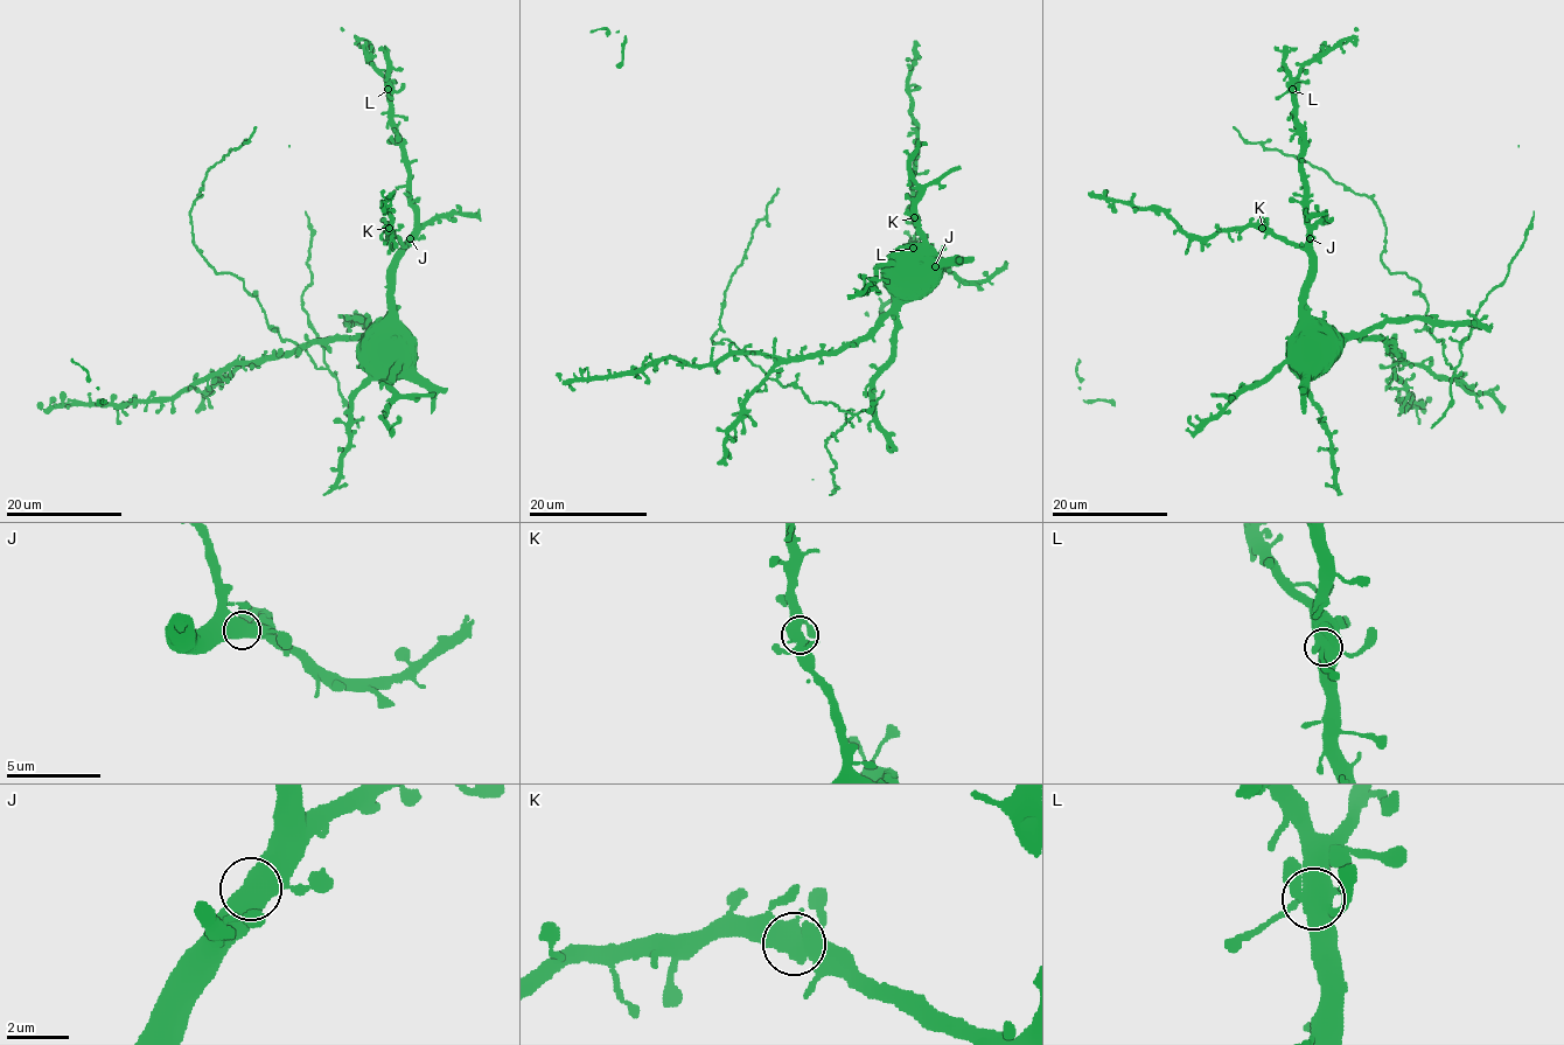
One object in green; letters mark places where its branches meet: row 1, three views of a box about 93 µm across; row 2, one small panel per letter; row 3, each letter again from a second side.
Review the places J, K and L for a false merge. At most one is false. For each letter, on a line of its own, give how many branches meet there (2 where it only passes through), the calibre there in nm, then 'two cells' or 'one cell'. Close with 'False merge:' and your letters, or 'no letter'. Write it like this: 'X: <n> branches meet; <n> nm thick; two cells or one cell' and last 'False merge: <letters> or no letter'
J: 3 branches meet; 550 nm thick; one cell
K: 3 branches meet; 550 nm thick; one cell
L: 3 branches meet; 500 nm thick; one cell
False merge: no letter

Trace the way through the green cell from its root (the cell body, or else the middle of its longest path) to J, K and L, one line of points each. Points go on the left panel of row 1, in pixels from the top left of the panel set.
J: (386, 349), (388, 286), (393, 257), (410, 238)
K: (386, 349), (388, 286), (393, 260), (403, 250), (390, 228)
L: (386, 349), (388, 286), (393, 257), (416, 221), (411, 176), (404, 143), (392, 122), (392, 99), (388, 89)

